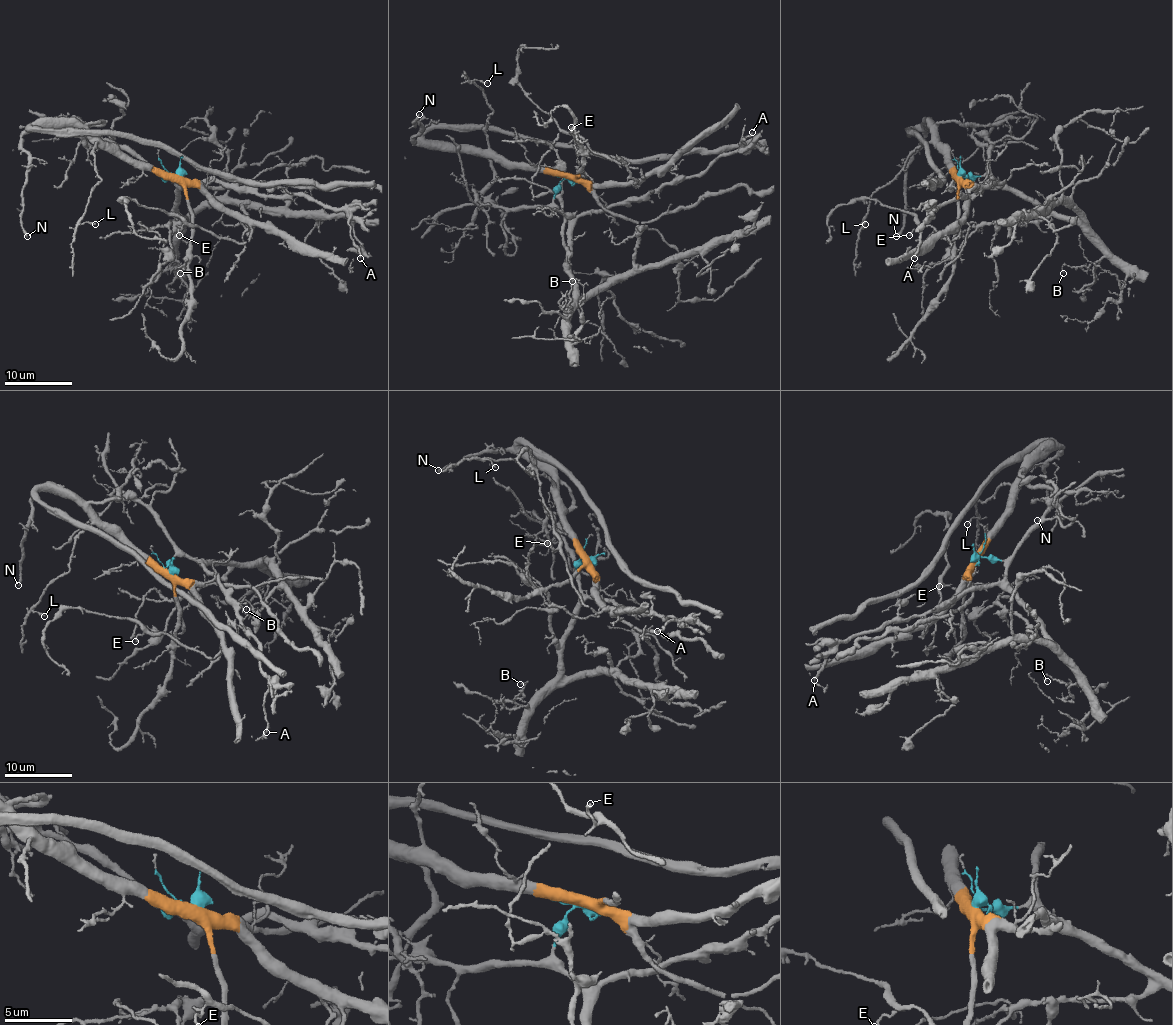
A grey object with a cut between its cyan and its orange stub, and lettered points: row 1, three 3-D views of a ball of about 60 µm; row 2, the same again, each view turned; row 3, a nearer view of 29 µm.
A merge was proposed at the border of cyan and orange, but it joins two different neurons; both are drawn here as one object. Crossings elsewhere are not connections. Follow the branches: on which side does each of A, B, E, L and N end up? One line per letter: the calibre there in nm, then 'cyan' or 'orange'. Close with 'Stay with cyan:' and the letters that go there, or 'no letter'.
A: 200 nm | cyan
B: 100 nm | cyan
E: 170 nm | orange
L: 160 nm | orange
N: 240 nm | orange
Stay with cyan: A, B

